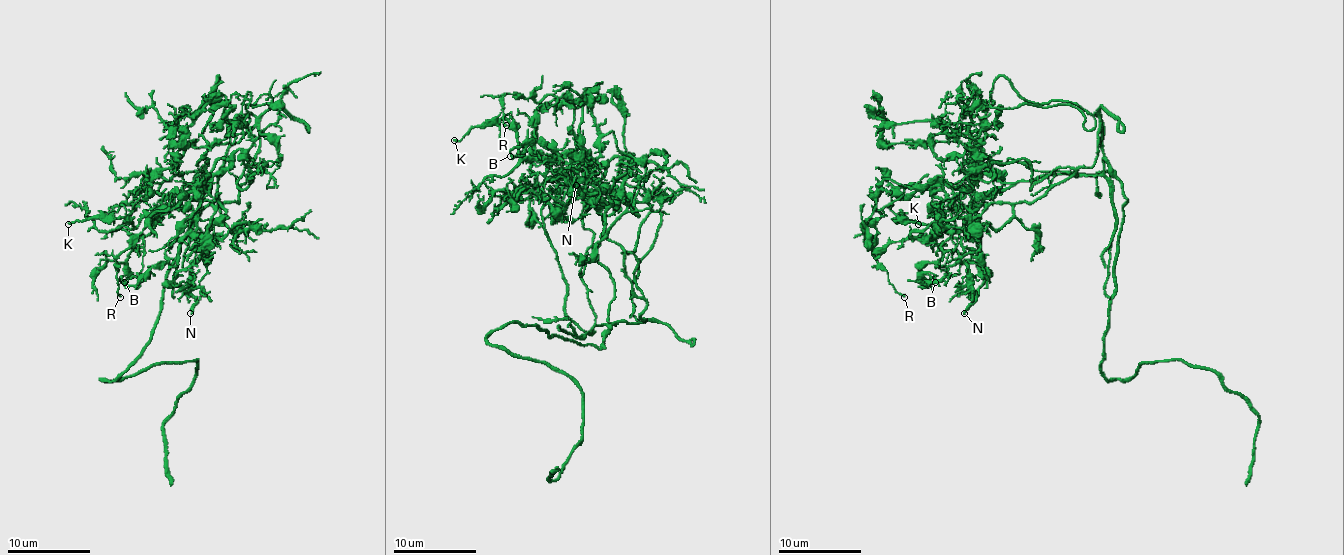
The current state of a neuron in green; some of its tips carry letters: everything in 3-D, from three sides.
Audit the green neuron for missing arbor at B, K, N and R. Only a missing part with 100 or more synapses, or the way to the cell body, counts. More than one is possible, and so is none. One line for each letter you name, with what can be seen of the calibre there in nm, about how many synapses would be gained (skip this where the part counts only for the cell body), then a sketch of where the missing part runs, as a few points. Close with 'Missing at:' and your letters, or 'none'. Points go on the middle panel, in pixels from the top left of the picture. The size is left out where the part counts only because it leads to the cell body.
Missing at: none

